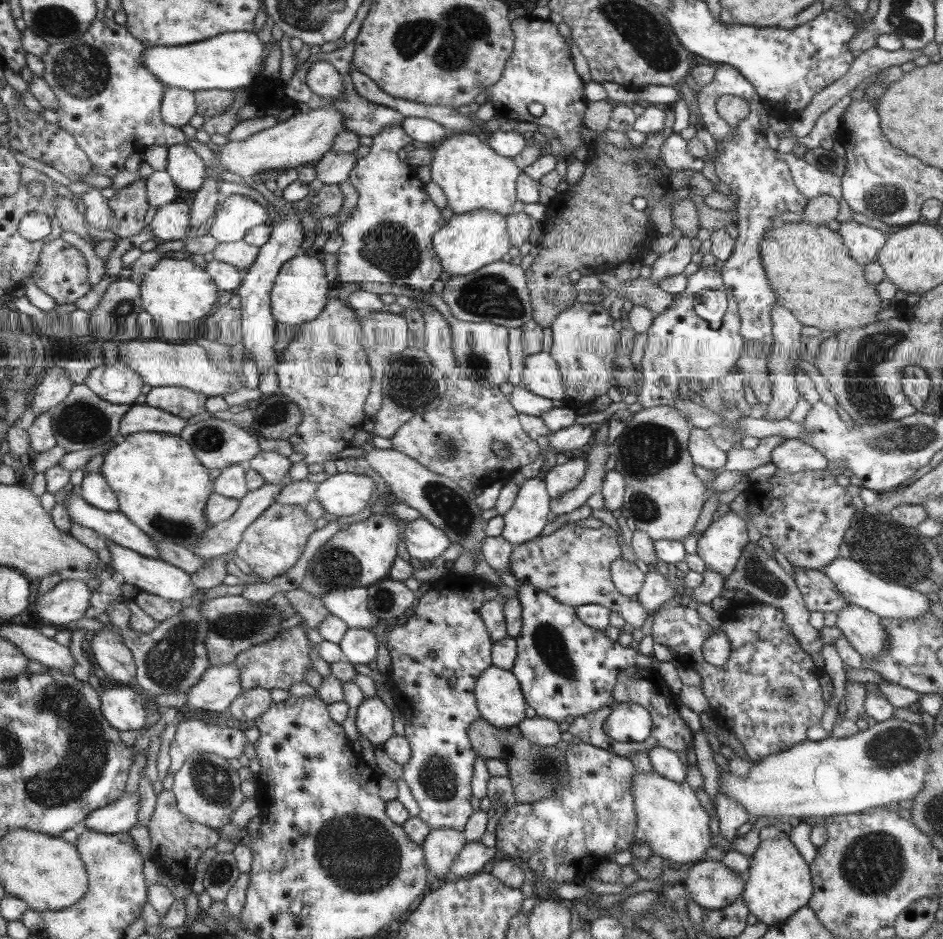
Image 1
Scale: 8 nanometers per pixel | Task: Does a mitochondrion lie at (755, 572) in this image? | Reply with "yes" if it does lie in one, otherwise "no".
yes

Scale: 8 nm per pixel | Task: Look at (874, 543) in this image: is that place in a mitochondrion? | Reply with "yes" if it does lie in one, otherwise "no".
yes

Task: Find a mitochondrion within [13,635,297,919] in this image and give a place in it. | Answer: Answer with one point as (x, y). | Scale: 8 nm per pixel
(81, 765)

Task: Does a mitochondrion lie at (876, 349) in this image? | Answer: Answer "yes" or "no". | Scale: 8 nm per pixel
yes

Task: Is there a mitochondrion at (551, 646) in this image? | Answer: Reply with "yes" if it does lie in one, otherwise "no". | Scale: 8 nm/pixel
yes

